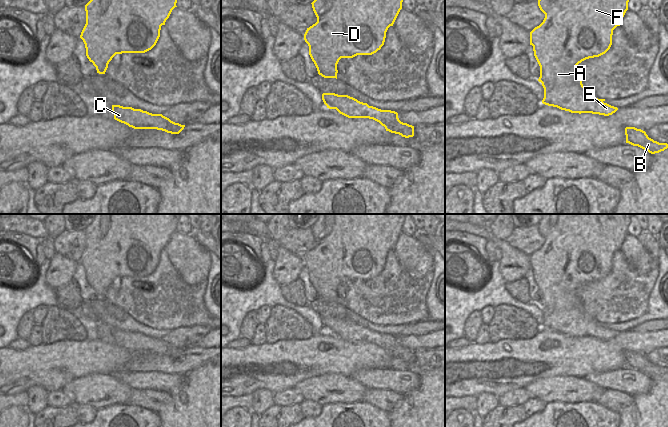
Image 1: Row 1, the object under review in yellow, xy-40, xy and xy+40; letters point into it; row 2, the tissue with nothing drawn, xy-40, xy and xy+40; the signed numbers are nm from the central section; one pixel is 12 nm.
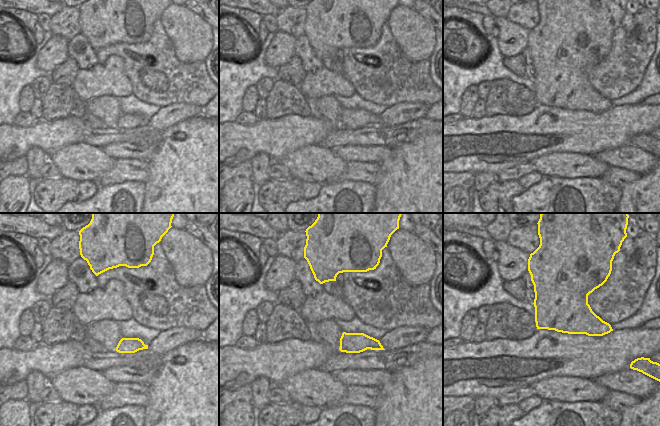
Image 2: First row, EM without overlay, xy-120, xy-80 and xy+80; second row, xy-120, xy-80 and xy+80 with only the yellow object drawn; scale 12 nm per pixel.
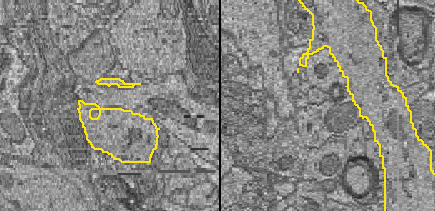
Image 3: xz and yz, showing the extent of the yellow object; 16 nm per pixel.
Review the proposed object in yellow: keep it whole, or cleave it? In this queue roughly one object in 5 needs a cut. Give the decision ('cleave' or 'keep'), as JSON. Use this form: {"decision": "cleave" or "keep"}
{"decision": "keep"}

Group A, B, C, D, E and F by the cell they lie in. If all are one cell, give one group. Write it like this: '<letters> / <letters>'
A B C D E F

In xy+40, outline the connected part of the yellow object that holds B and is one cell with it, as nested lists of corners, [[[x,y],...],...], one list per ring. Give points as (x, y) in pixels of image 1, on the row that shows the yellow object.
[[[635,127],[625,128],[626,143],[638,146],[651,154],[659,153],[668,148],[667,143],[659,143],[649,138],[645,131]]]

